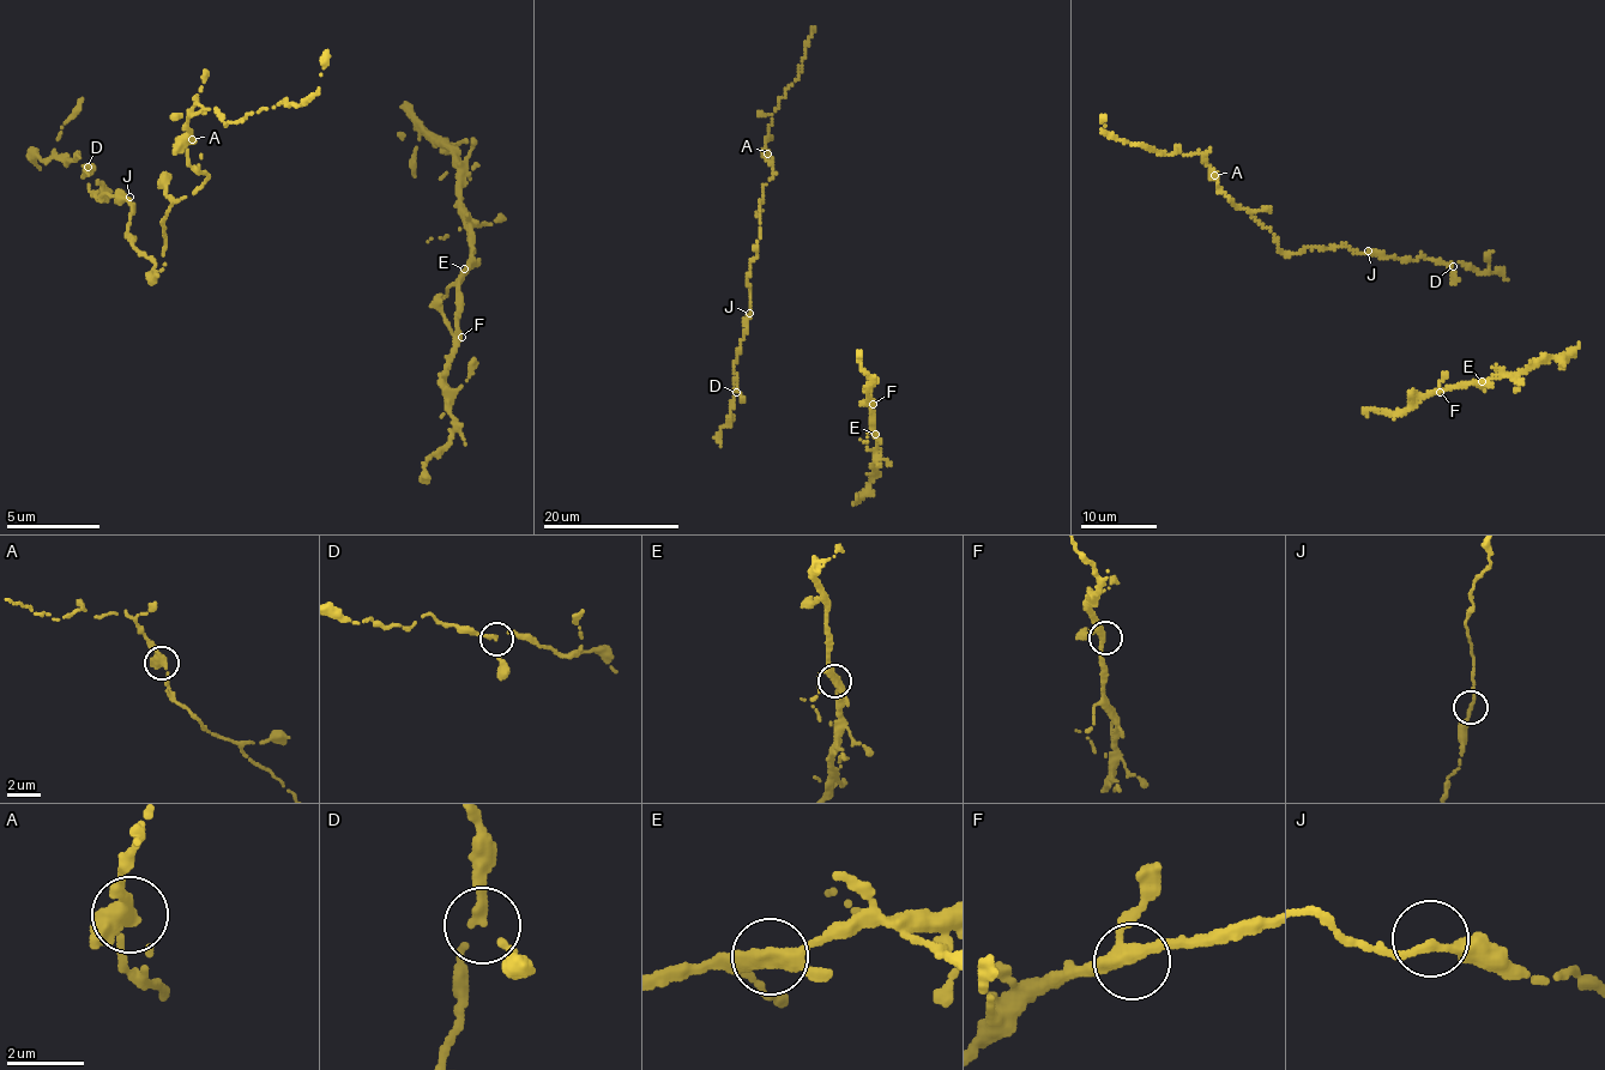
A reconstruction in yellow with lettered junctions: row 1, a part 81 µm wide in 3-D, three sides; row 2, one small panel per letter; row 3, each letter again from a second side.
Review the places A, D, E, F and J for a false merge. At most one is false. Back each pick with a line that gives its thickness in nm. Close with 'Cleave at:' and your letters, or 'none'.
Cleave at: none

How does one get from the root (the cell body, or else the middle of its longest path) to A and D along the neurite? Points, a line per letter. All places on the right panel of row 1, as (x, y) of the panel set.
A: (1368, 252), (1335, 246), (1284, 254), (1269, 230), (1224, 195), (1214, 175)
D: (1368, 252), (1404, 260), (1424, 255), (1453, 266)

